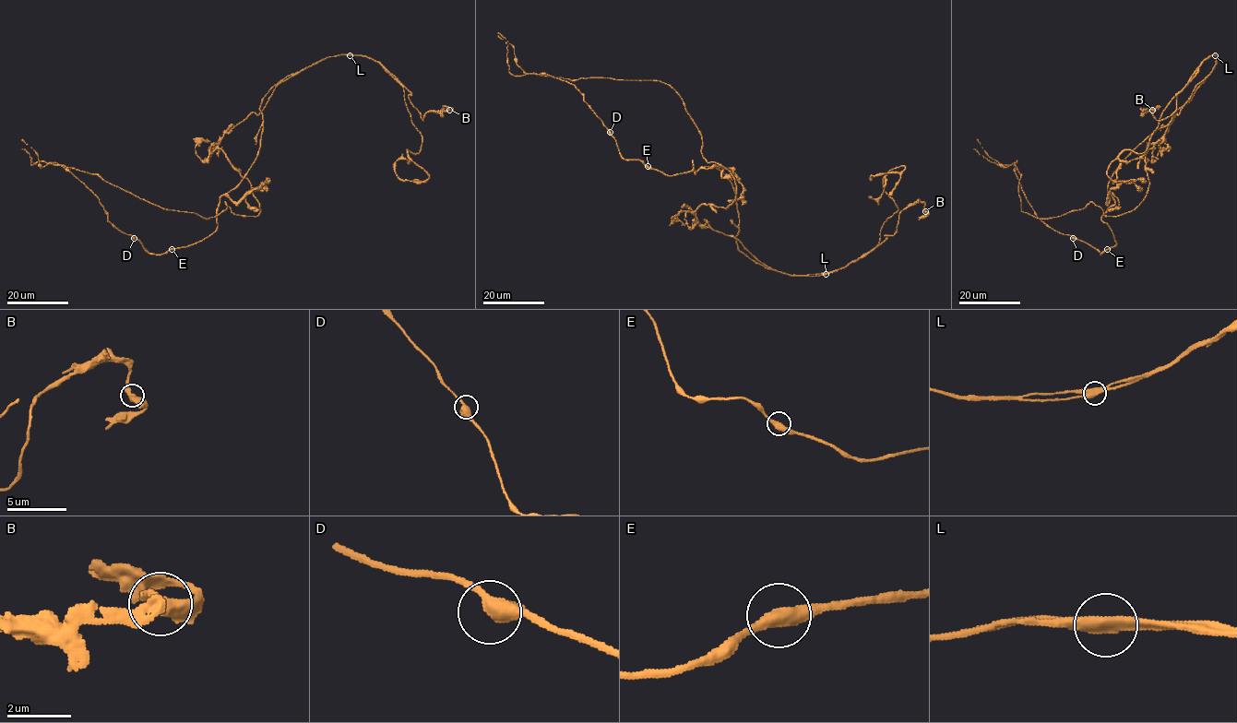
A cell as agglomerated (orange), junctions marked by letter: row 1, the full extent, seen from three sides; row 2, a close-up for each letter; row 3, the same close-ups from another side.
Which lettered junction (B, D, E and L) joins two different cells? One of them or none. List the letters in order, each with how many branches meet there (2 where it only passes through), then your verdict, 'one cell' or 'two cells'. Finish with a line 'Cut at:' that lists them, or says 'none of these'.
B: branches 2; one cell
D: branches 2; one cell
E: branches 2; one cell
L: branches 2; two cells
Cut at: L

